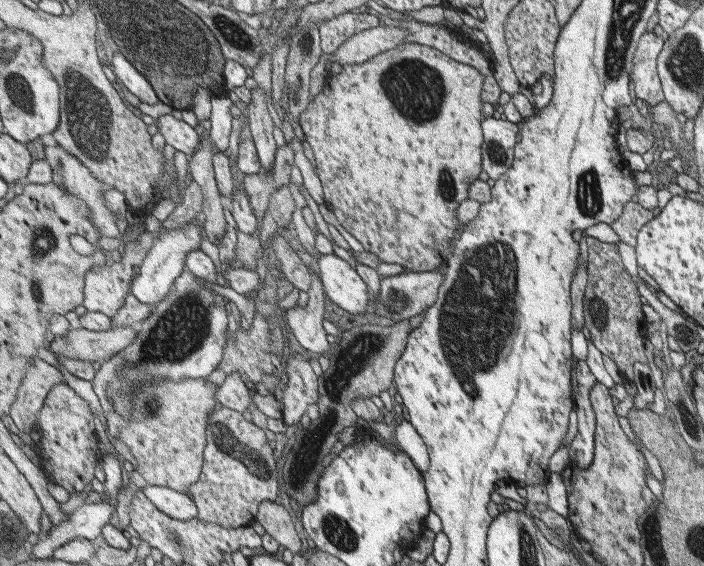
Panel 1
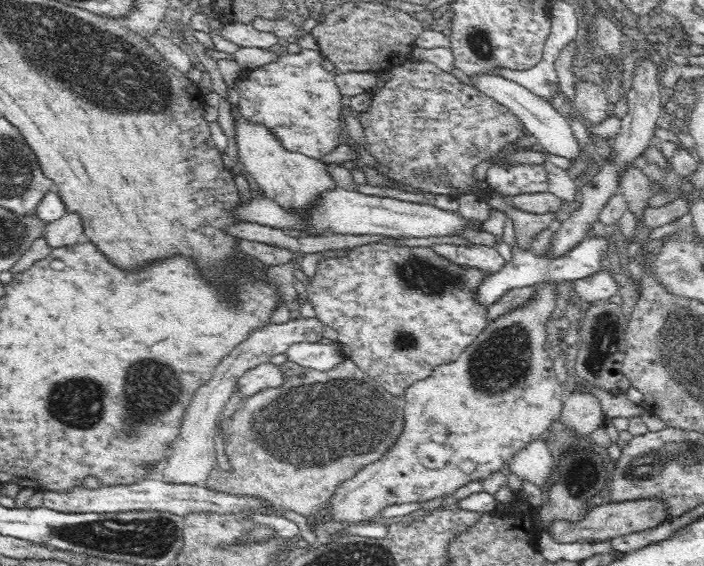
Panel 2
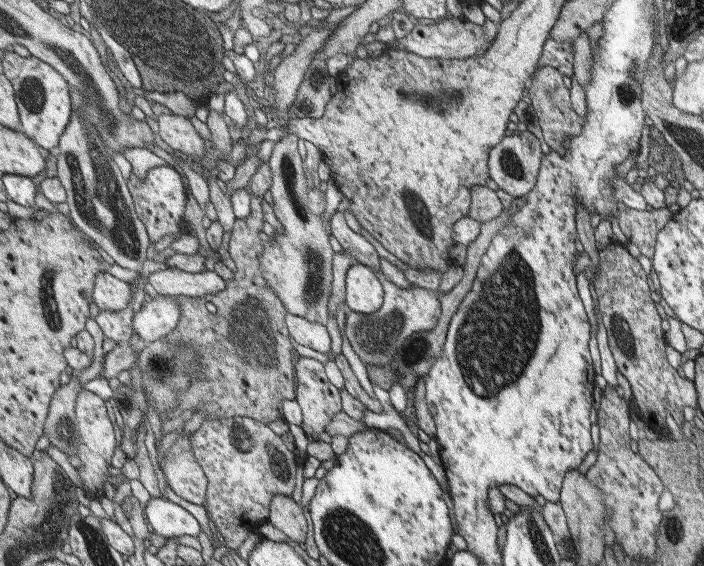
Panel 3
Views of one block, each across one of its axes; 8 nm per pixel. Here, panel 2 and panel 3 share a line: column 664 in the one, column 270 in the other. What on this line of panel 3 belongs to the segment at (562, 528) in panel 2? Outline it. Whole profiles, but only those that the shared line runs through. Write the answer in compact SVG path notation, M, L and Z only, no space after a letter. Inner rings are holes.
M276 494L273 497L270 517L267 520L297 543L302 544L307 540L307 516L290 496Z

